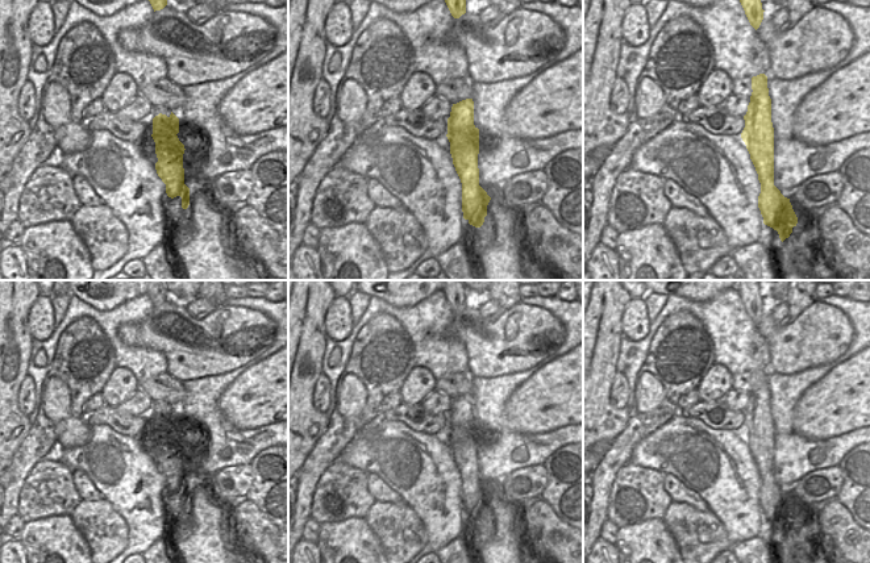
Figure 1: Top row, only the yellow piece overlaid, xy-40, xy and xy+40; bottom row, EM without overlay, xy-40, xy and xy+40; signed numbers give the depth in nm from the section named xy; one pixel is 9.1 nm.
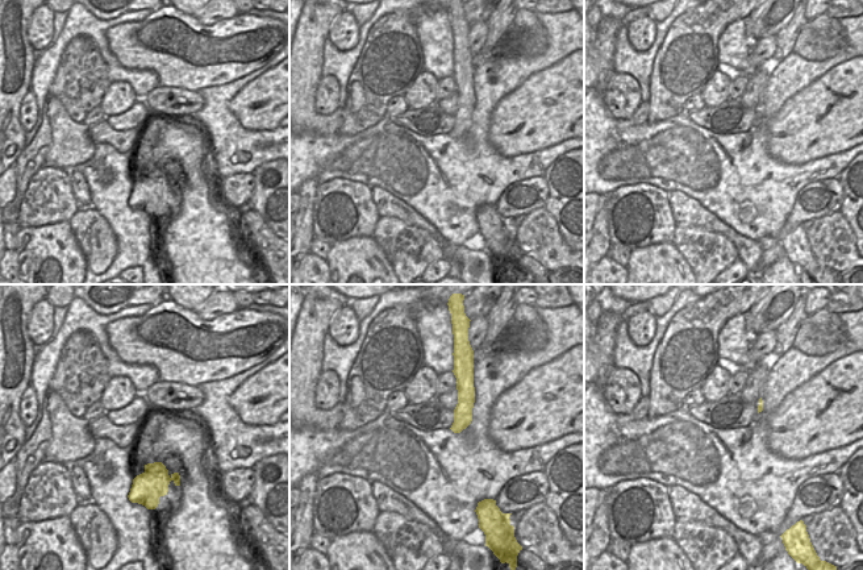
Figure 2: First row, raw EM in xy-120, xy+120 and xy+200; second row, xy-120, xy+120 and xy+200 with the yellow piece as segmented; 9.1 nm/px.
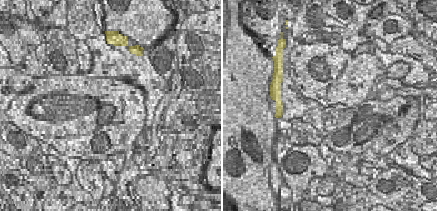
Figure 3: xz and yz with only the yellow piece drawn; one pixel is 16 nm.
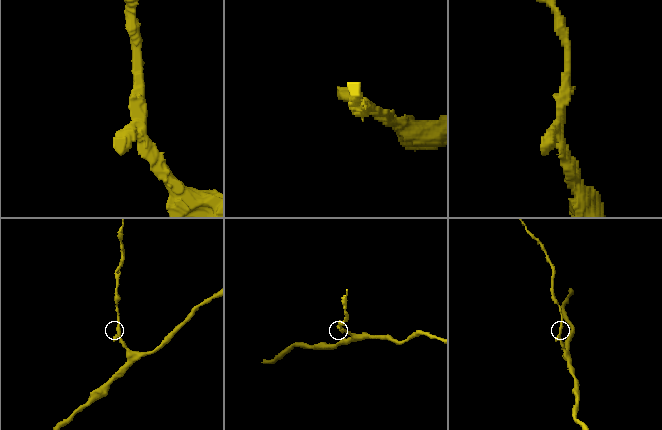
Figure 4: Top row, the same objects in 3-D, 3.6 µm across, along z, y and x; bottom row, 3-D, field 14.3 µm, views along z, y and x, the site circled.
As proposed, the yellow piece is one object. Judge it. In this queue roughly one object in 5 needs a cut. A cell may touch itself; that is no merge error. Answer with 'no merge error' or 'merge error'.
no merge error

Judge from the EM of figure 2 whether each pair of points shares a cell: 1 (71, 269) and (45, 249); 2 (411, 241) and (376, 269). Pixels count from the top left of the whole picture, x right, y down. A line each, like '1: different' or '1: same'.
1: same
2: different

